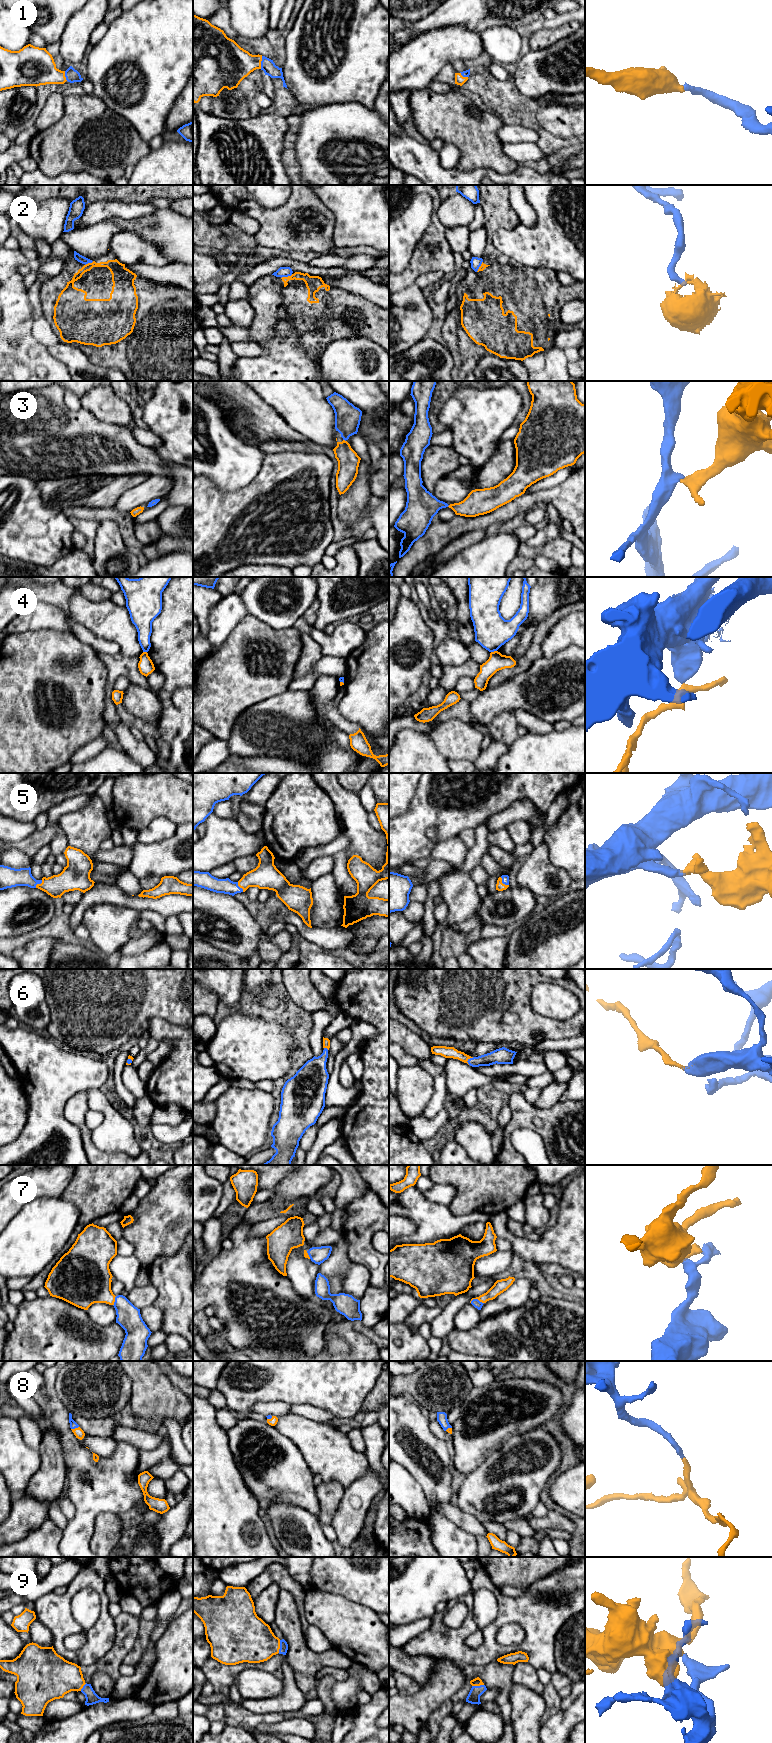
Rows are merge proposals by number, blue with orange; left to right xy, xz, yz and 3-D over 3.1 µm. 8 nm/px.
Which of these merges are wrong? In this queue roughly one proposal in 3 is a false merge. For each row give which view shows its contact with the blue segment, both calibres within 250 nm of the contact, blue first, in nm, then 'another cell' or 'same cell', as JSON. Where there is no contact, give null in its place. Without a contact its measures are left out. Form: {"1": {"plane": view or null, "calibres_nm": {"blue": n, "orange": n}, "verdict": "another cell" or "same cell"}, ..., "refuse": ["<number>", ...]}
{"1": {"plane": "xz", "calibres_nm": {"blue": 110, "orange": 320}, "verdict": "same cell"}, "2": {"plane": "xz", "calibres_nm": {"blue": 80, "orange": 130}, "verdict": "another cell"}, "3": {"plane": "xz", "calibres_nm": {"blue": 200, "orange": 180}, "verdict": "same cell"}, "4": {"plane": "yz", "calibres_nm": {"blue": 280, "orange": 140}, "verdict": "another cell"}, "5": {"plane": "yz", "calibres_nm": {"blue": 60, "orange": 70}, "verdict": "same cell"}, "6": {"plane": "yz", "calibres_nm": {"blue": 120, "orange": 100}, "verdict": "same cell"}, "7": {"plane": "yz", "calibres_nm": {"blue": 70, "orange": 100}, "verdict": "same cell"}, "8": {"plane": "xy", "calibres_nm": {"blue": 60, "orange": 80}, "verdict": "same cell"}, "9": {"plane": "xz", "calibres_nm": {"blue": 70, "orange": 360}, "verdict": "same cell"}, "refuse": ["2", "4"]}

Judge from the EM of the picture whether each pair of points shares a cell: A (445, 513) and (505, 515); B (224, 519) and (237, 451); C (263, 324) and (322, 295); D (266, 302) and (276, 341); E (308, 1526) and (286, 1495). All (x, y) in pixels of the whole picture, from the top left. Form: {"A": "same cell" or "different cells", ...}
{"A": "different cells", "B": "different cells", "C": "same cell", "D": "different cells", "E": "different cells"}

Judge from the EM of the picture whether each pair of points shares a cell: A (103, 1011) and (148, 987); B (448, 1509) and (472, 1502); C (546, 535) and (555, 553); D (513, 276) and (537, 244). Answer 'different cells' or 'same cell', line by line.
A: same cell
B: different cells
C: different cells
D: different cells

